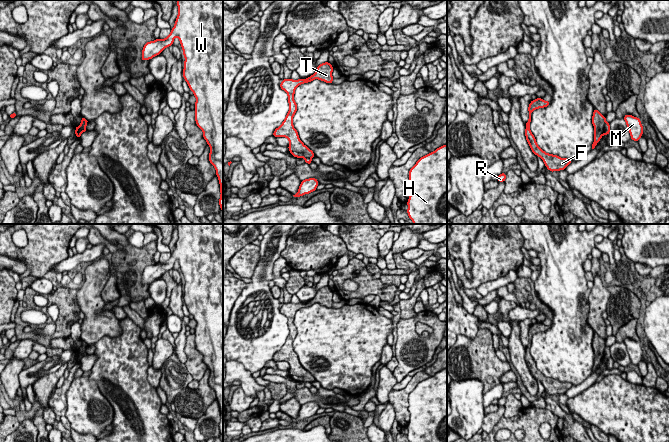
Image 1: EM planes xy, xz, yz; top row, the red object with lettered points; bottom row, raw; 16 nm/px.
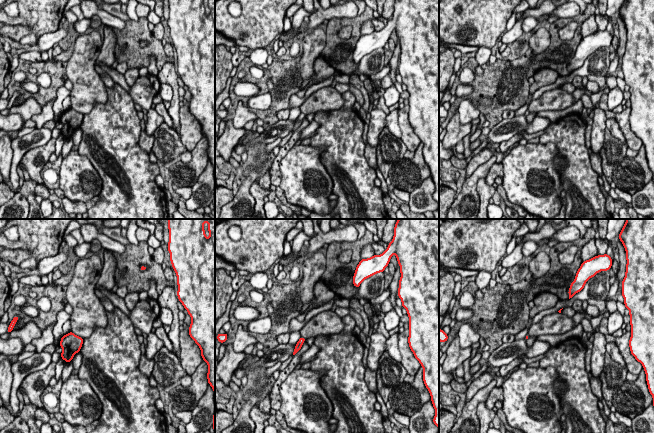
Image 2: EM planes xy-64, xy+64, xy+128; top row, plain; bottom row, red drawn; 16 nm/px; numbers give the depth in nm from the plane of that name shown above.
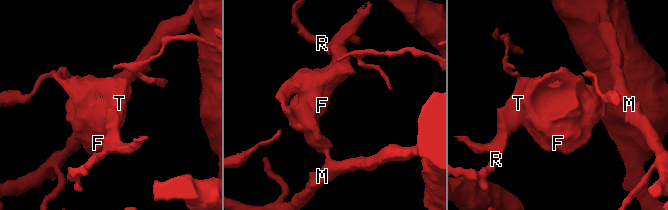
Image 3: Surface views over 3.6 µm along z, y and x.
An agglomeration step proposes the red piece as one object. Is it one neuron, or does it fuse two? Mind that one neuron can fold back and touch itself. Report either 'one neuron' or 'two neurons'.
two neurons

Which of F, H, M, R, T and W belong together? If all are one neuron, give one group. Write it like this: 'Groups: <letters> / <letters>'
Groups: F R T / H M W

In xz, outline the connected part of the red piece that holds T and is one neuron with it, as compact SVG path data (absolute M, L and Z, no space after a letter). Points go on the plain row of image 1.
M329 286L320 288L315 297L306 303L283 303L280 307L280 312L284 314L288 319L289 336L287 337L282 348L276 352L273 356L275 362L286 361L289 364L289 376L296 382L313 382L316 381L314 376L309 373L300 364L297 354L293 350L293 340L297 335L297 328L294 324L294 318L296 312L304 307L319 303L328 308L332 308L333 305L333 290Z

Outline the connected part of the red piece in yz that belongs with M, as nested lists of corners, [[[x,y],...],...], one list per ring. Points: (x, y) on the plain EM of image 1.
[[[626,338],[623,343],[626,345],[631,364],[638,366],[643,358],[643,350],[641,348],[640,342]]]

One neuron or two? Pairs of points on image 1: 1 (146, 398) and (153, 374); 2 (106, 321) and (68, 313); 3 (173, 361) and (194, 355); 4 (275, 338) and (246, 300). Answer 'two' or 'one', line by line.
1: two
2: two
3: two
4: one

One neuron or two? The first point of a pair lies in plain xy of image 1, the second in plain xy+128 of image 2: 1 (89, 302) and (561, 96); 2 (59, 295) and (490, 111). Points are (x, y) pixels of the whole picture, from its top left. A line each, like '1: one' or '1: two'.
1: one
2: one

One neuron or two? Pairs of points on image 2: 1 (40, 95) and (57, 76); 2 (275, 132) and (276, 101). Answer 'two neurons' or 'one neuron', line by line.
1: one neuron
2: two neurons

